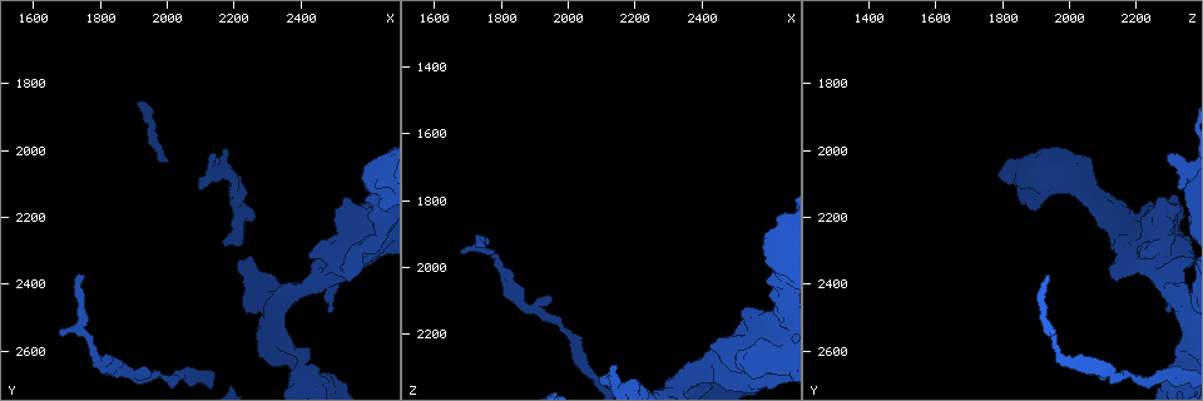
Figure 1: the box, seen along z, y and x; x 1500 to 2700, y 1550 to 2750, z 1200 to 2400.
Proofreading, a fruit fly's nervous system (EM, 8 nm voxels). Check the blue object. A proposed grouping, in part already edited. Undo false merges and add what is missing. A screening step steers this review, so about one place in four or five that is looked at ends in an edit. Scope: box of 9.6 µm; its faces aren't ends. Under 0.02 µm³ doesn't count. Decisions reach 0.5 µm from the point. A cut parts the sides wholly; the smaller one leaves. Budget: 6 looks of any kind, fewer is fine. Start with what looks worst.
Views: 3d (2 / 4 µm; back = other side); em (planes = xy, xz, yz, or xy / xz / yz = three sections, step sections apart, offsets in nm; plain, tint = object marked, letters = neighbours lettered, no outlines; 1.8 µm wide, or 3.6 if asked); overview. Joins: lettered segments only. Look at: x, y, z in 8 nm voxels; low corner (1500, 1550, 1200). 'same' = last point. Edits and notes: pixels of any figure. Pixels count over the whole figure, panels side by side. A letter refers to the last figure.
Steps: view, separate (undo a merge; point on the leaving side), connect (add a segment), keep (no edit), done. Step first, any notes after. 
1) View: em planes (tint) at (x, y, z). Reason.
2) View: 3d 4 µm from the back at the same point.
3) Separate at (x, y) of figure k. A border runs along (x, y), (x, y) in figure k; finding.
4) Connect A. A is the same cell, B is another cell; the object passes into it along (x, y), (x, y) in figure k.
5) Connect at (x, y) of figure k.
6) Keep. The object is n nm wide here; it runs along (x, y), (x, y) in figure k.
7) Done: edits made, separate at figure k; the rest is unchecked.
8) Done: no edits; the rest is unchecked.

View: 3d 2 µm at (1950, 2680, 2090). Free end.

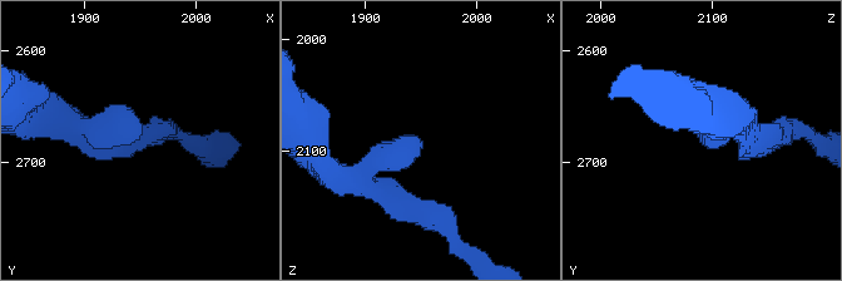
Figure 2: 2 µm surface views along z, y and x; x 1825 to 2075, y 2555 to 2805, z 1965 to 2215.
View: em yz step 8 (tint) at (1950, 2682, 2092). The arms are 180, 220 nm wide; now the EM.

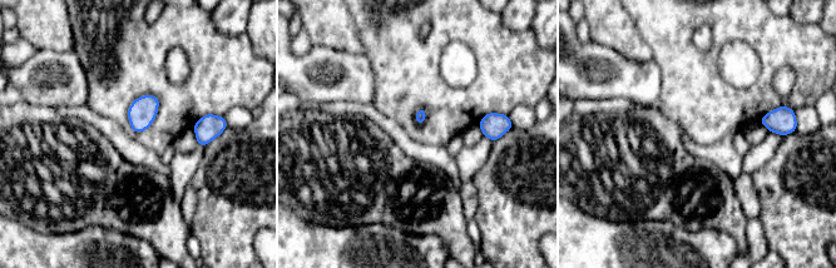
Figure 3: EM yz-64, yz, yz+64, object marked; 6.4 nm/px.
View: em planes (letters) at the same point.

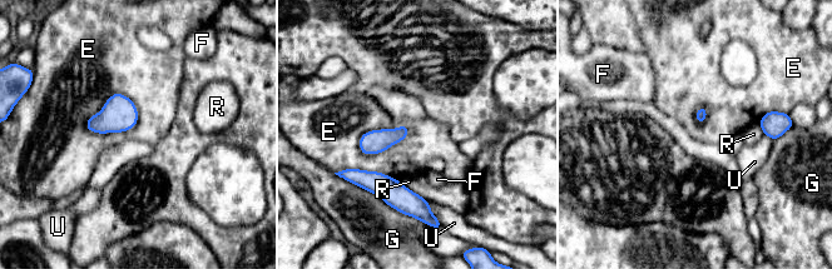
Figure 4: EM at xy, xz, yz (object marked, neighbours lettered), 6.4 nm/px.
Keep. E, F, G, R and U are other cells; a border runs along (138, 109), (127, 130), (85, 128) in figure 4; none of them fits.

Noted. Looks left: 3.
View: em planes (plain) at (1750, 2380, 1940). Thin end.

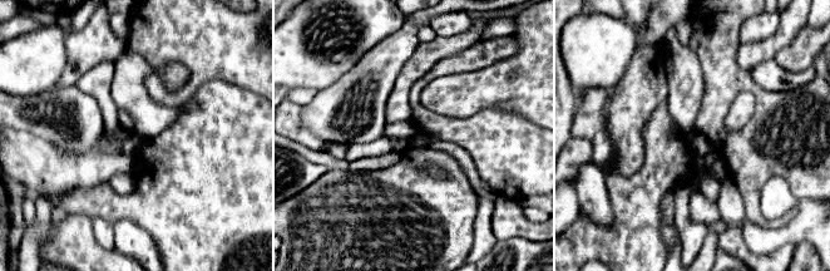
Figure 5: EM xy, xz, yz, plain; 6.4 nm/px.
View: em planes (letters) at the same point.

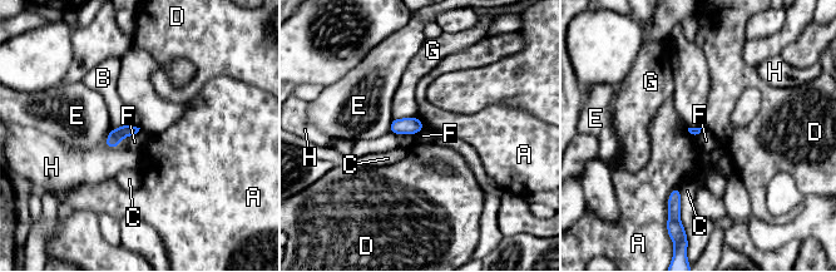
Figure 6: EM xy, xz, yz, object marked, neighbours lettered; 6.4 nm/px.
Keep. A, B, C, D, E, F, G and H are other cells; a border runs along (423, 128), (411, 134), (391, 133) in figure 6; none of them fits.

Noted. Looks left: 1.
Done: no edits; the rest is unchecked.

